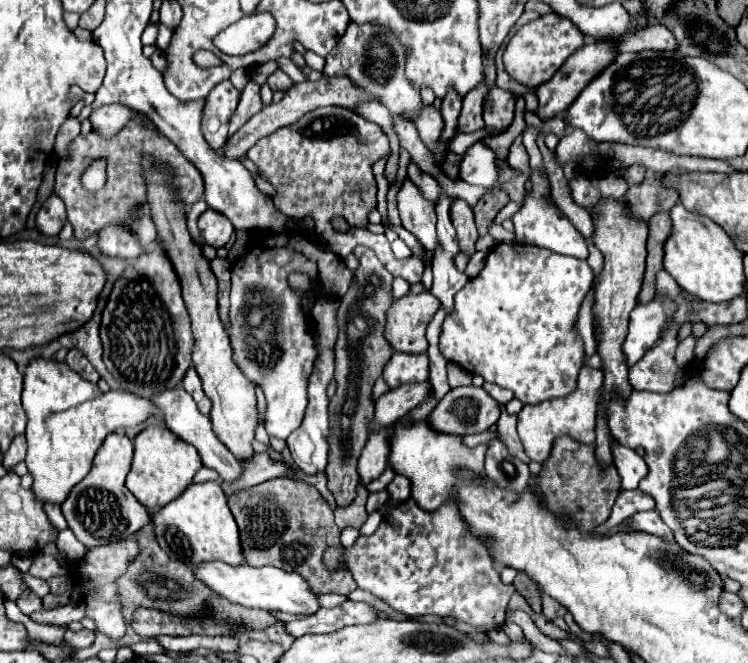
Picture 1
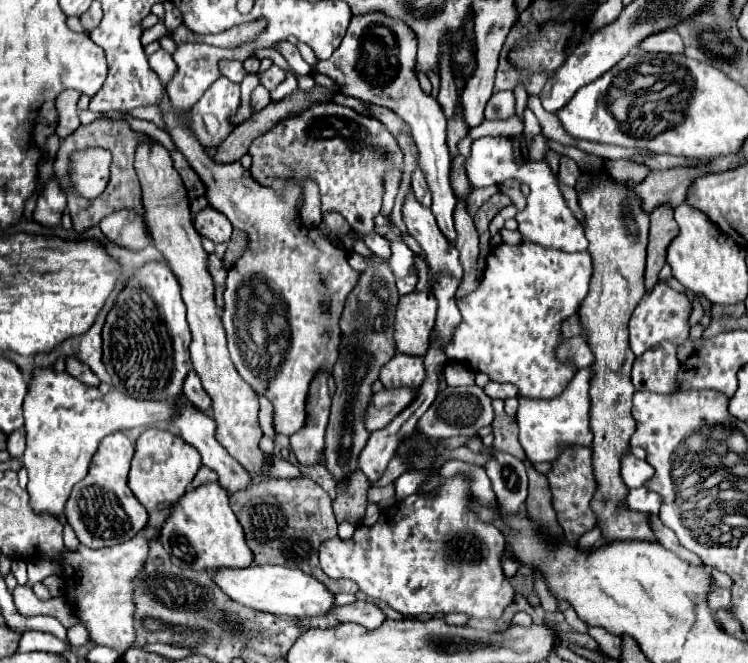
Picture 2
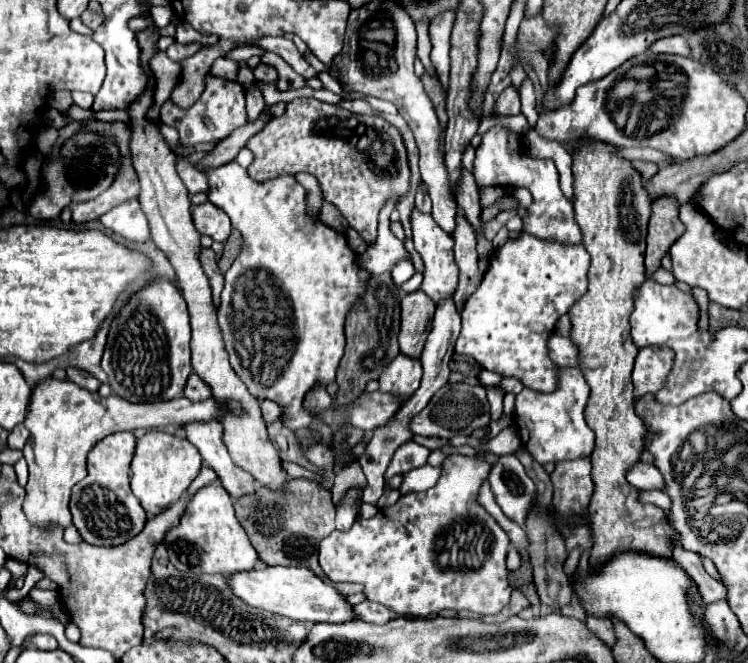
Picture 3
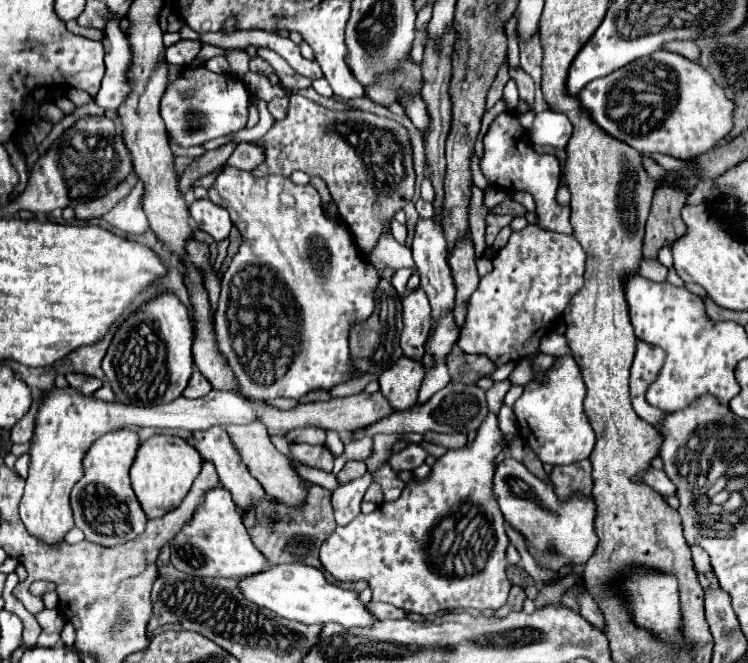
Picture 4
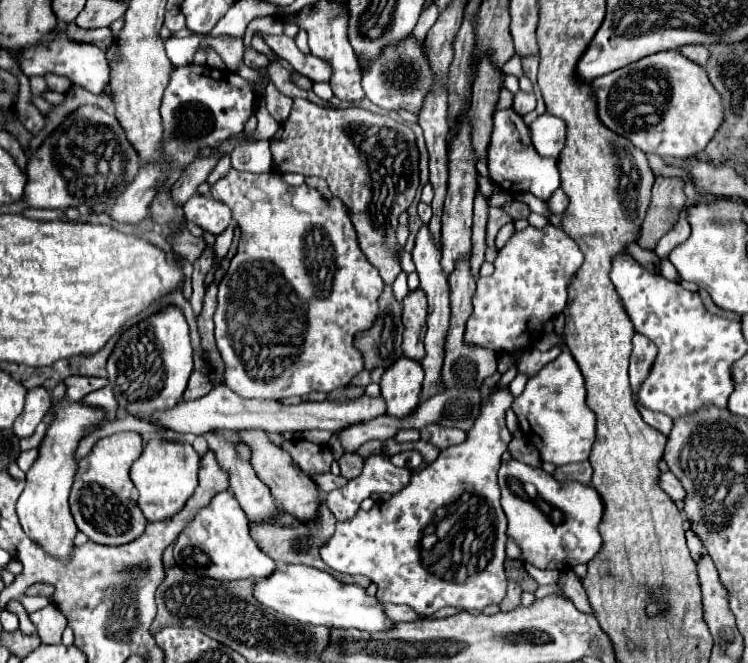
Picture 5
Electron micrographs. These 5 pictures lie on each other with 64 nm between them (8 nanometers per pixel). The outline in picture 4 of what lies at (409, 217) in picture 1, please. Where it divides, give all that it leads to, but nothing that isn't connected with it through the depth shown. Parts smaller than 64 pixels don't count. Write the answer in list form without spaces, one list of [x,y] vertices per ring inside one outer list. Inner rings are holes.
[[[418,218],[412,252],[414,252],[416,272],[420,274],[420,280],[422,280],[420,288],[428,294],[428,300],[432,306],[432,324],[434,324],[436,318],[444,314],[444,310],[450,310],[454,306],[454,294],[456,294],[452,270],[448,264],[448,244],[444,238],[444,230],[440,224],[434,222],[434,218]]]

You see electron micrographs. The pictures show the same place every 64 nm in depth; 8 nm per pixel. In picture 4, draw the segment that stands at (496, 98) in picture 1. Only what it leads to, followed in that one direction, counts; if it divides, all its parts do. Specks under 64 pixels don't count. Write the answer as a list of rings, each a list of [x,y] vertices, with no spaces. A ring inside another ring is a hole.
[[[510,80],[508,84],[506,84],[506,88],[504,88],[504,98],[502,98],[504,102],[506,102],[506,110],[508,112],[516,112],[516,104],[518,104],[518,90],[516,90],[516,82],[514,80]]]

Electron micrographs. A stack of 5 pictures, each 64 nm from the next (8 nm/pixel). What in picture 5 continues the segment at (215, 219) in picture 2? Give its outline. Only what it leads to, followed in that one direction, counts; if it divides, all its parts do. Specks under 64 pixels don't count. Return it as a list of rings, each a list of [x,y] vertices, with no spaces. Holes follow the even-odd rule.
[[[194,194],[184,204],[184,214],[186,214],[186,220],[196,222],[202,230],[214,236],[222,234],[230,226],[230,220],[232,220],[228,206],[200,194]]]

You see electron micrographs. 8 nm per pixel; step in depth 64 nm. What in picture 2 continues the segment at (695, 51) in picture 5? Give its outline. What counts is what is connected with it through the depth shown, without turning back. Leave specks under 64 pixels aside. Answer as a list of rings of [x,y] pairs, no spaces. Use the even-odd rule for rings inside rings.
[[[664,30],[664,34],[654,34],[652,38],[646,38],[646,42],[640,42],[640,50],[646,52],[666,52],[666,54],[682,54],[684,44],[676,30]]]

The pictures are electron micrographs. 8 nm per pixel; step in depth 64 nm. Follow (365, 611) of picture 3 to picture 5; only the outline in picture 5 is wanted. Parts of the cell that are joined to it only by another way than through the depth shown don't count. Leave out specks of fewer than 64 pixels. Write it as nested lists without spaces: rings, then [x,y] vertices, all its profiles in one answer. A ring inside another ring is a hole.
[[[382,604],[382,606],[384,606],[384,614],[388,614],[388,618],[392,618],[392,622],[412,622],[412,620],[420,618],[408,606],[396,606],[396,604]]]

